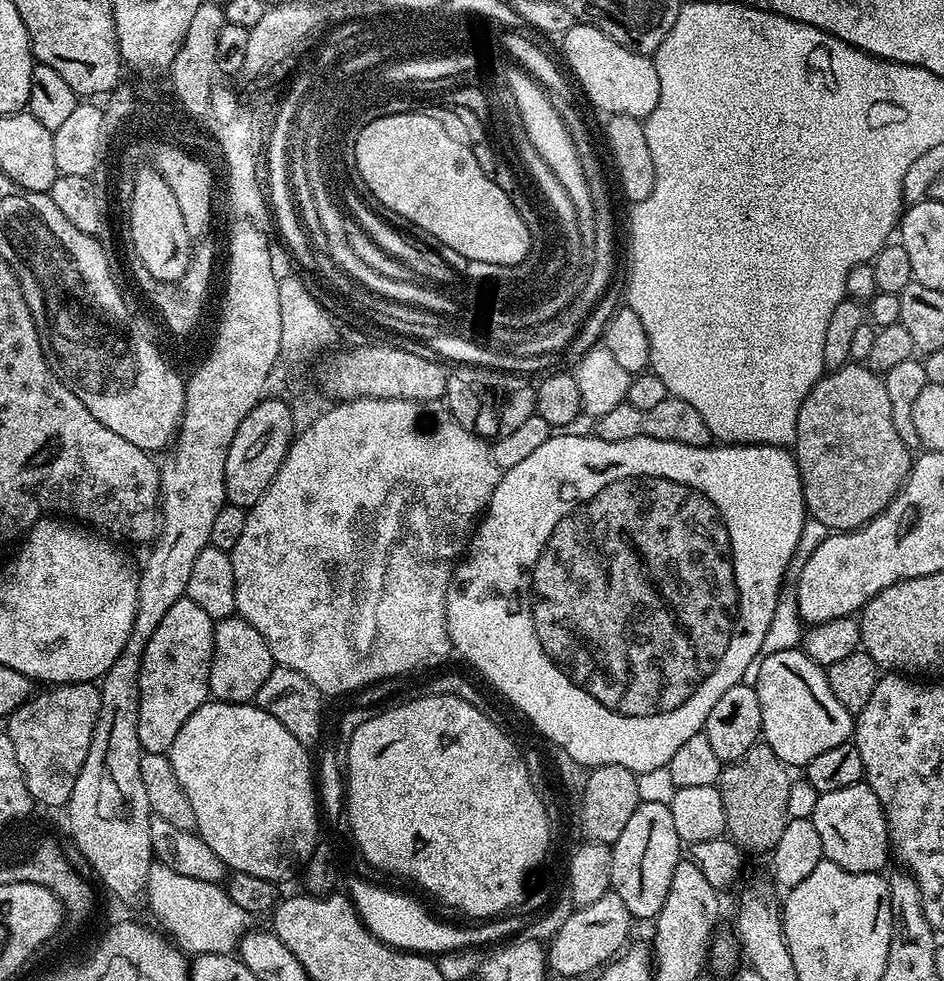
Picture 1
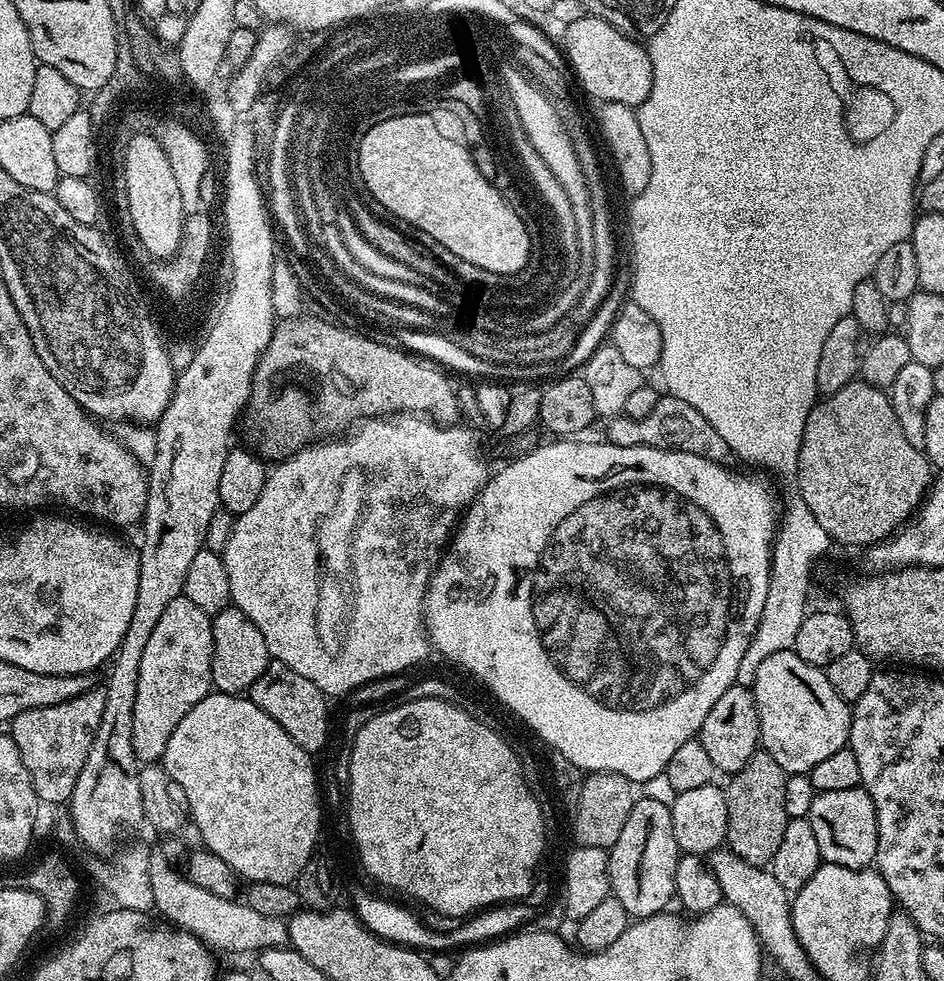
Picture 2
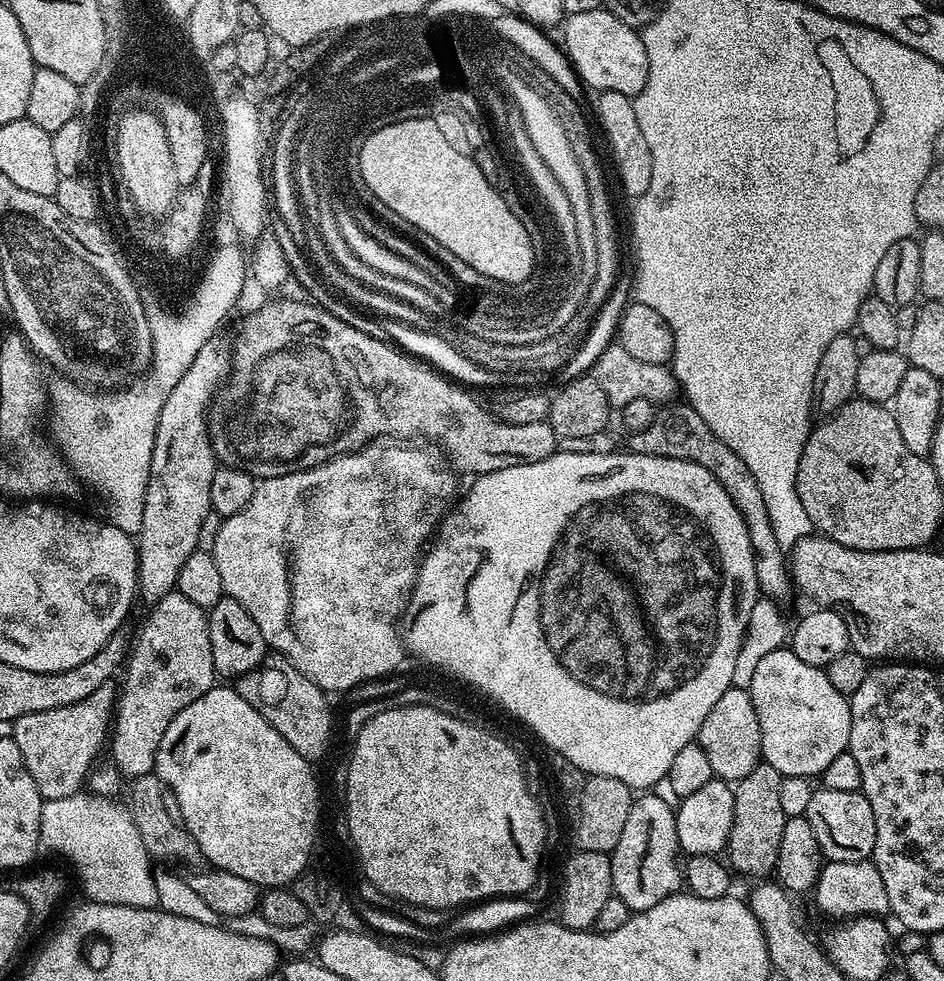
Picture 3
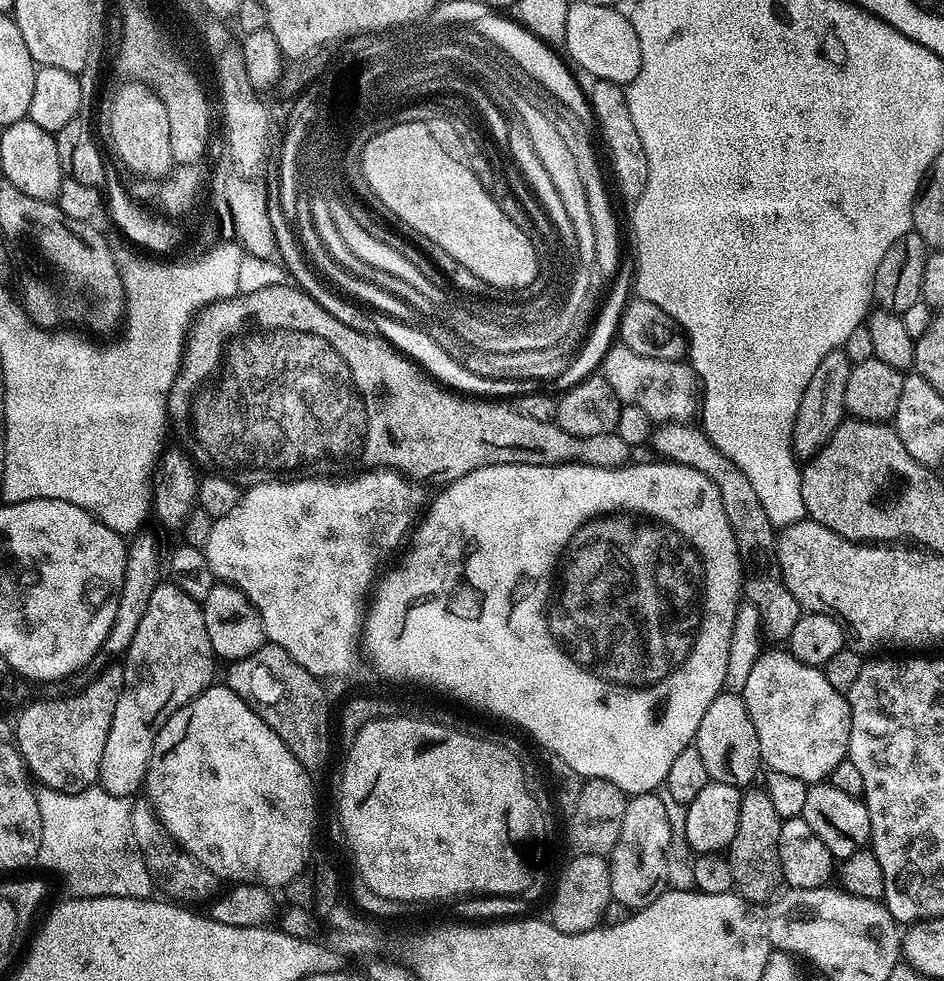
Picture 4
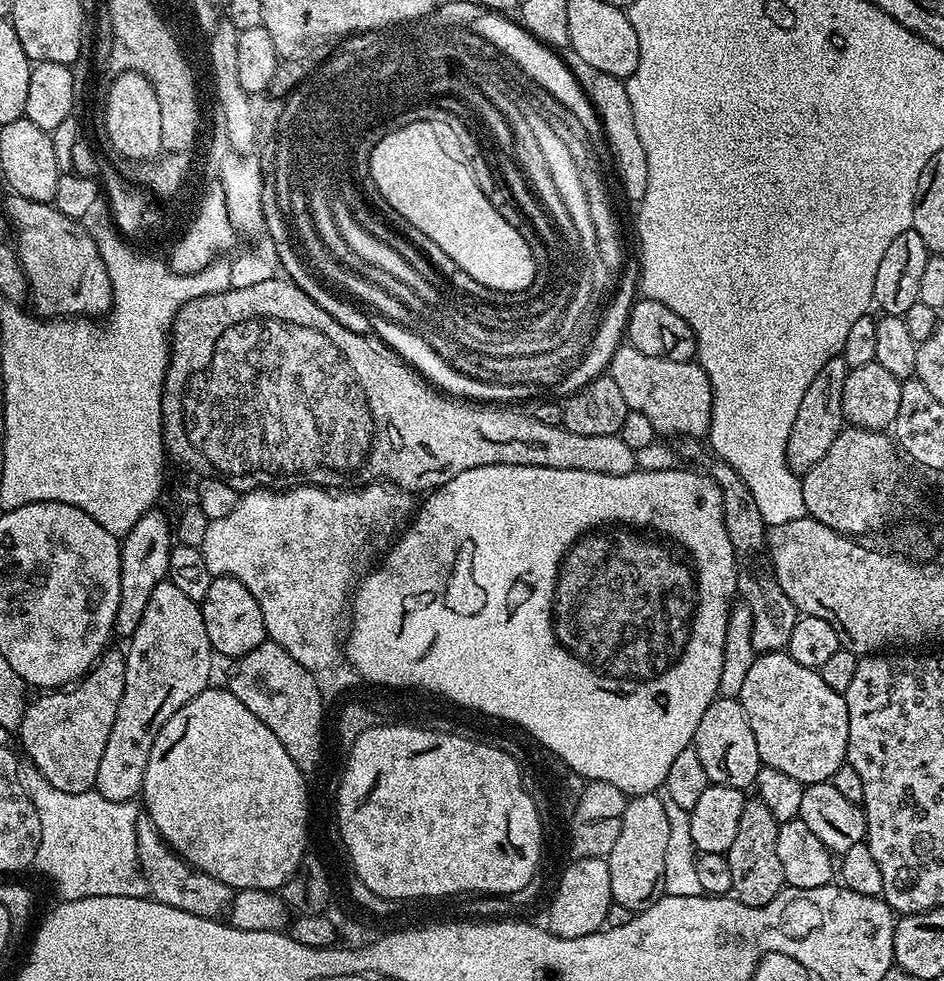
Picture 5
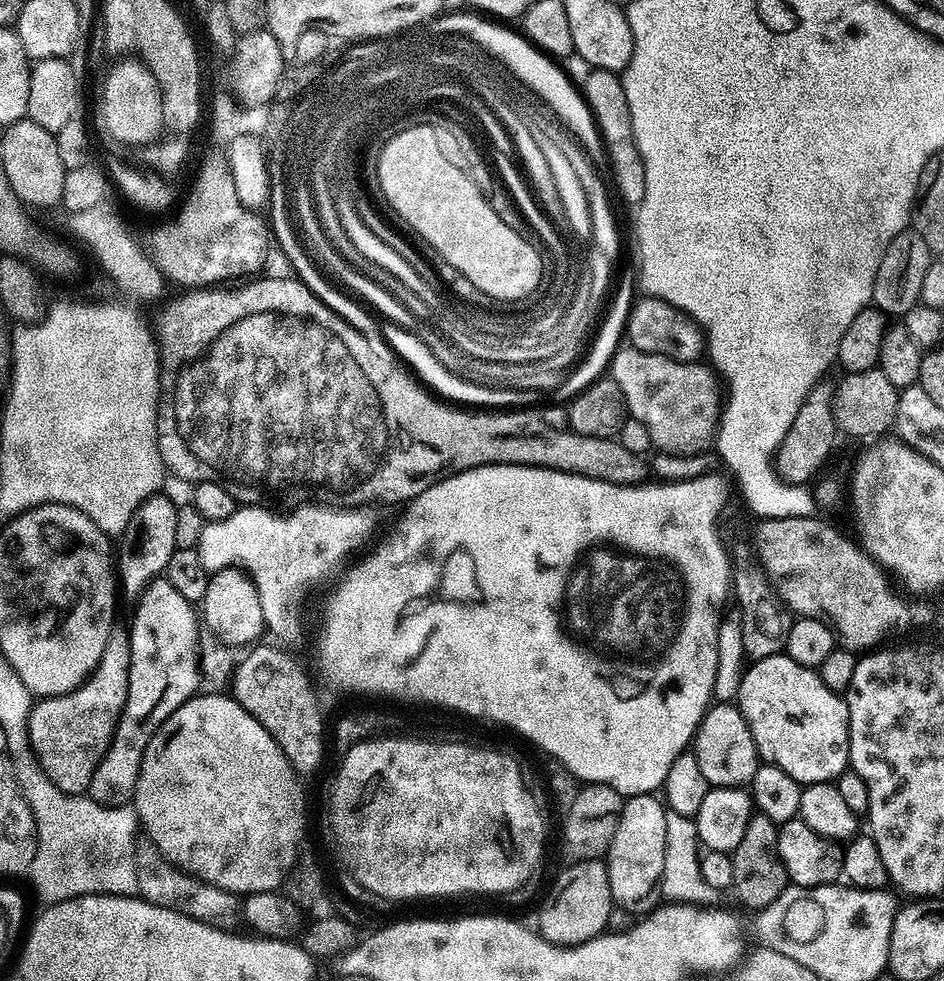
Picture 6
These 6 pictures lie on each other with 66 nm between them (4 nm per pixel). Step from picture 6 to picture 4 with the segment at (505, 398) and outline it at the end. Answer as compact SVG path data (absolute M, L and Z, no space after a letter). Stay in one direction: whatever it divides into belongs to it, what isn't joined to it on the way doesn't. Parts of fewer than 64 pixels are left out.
M381 315L378 320L378 332L383 339L387 340L397 352L403 352L409 360L420 365L433 380L439 382L443 387L449 390L455 390L460 394L467 394L472 398L515 398L534 394L538 390L538 384L535 380L499 380L498 378L482 378L480 372L470 370L462 366L438 342L434 337L430 337L423 327L411 328L408 324L403 324L402 319L395 315Z

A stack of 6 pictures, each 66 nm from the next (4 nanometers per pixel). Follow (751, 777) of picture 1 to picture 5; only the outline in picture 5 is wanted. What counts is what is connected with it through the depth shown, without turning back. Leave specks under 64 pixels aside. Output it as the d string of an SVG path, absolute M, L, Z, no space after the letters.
M748 798L744 801L742 822L734 842L728 847L727 857L730 862L730 874L734 878L732 892L735 899L746 906L762 907L775 898L786 885L782 858L778 858L778 830L781 821L770 814L769 807L759 798Z

